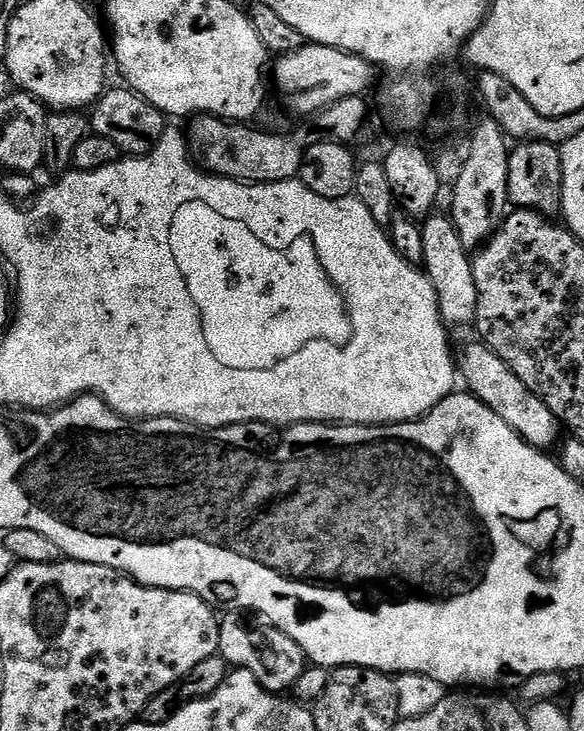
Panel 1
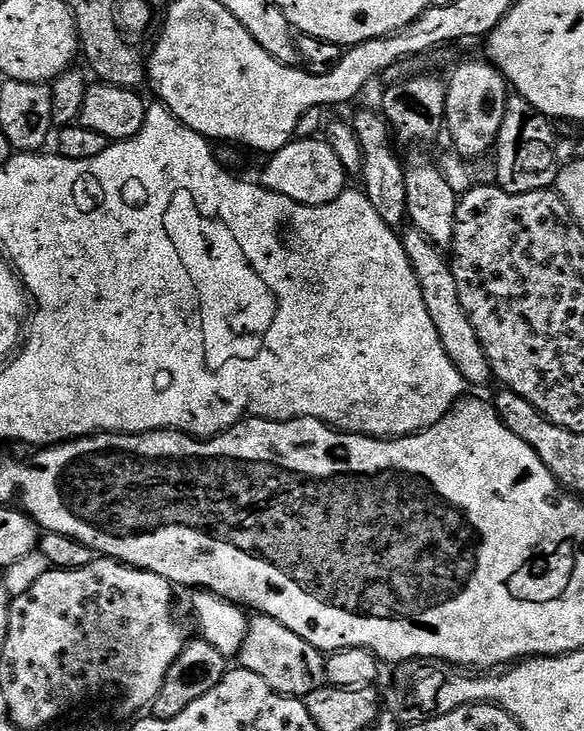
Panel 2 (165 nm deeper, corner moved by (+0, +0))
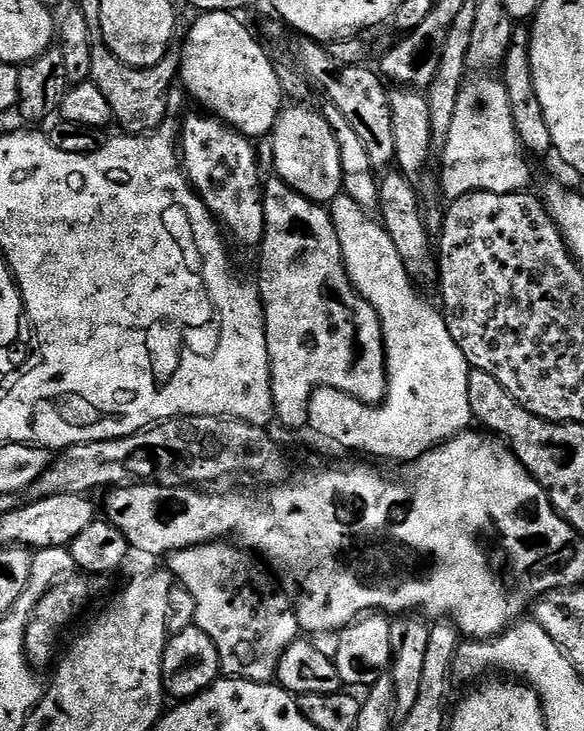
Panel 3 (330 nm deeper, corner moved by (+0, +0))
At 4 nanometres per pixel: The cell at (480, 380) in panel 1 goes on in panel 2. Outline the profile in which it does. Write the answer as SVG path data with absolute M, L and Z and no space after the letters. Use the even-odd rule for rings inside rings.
M409 230L408 233L403 233L402 239L414 274L418 278L418 286L422 290L422 302L426 302L426 310L434 322L434 330L438 330L438 338L450 362L454 362L458 374L462 374L465 385L491 381L492 367L488 365L486 354L474 334L474 326L470 326L470 318L462 306L462 298L458 298L458 282L454 282L449 257L418 231Z

